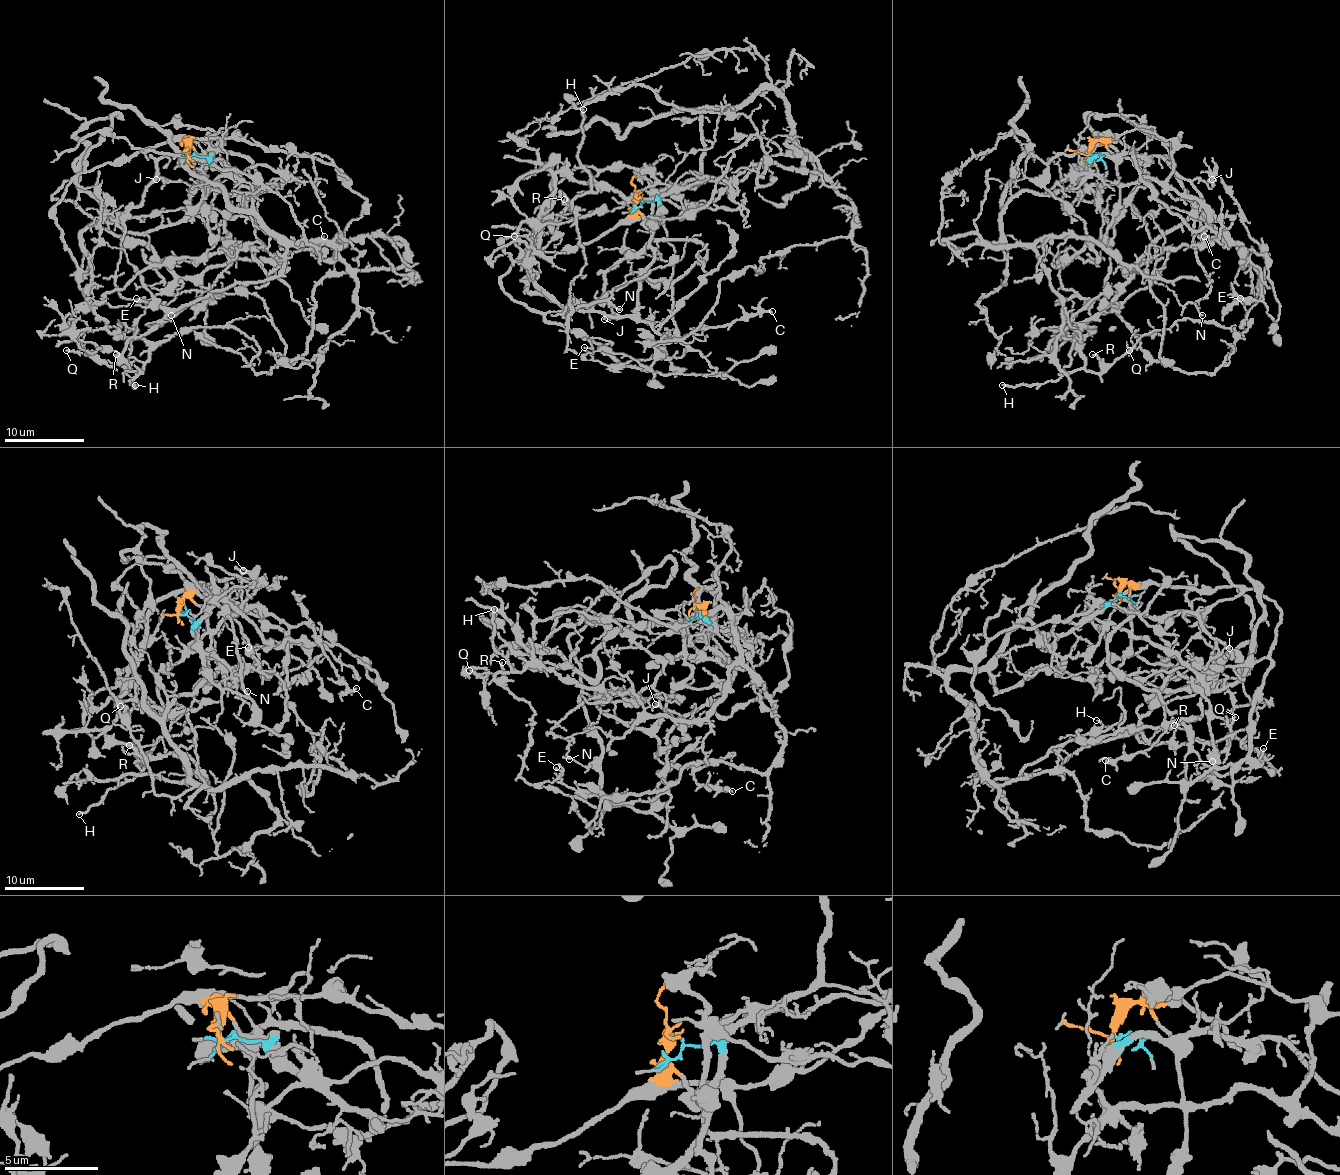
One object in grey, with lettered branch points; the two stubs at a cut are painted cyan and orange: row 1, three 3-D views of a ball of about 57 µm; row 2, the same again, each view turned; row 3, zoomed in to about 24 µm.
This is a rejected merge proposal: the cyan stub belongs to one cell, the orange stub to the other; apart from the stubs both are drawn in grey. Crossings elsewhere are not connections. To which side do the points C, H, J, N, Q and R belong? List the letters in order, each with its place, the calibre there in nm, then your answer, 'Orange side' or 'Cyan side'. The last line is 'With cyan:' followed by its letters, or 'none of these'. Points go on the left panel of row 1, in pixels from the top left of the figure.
C: Place: (324, 236). Thickness 160 nm. Orange side
H: Place: (135, 385). Thickness 150 nm. Orange side
J: Place: (156, 179). Thickness 140 nm. Cyan side
N: Place: (171, 315). Thickness 110 nm. Cyan side
Q: Place: (66, 350). Thickness 110 nm. Orange side
R: Place: (116, 354). Thickness 150 nm. Orange side
With cyan: J, N

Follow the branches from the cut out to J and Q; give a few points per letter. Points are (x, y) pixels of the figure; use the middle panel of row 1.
J: (636, 198), (658, 202), (654, 234), (638, 252), (626, 254), (605, 274), (603, 294), (616, 316), (603, 318)
Q: (636, 198), (577, 248), (525, 256), (551, 240), (545, 218), (539, 234), (517, 228), (531, 244), (513, 236)

